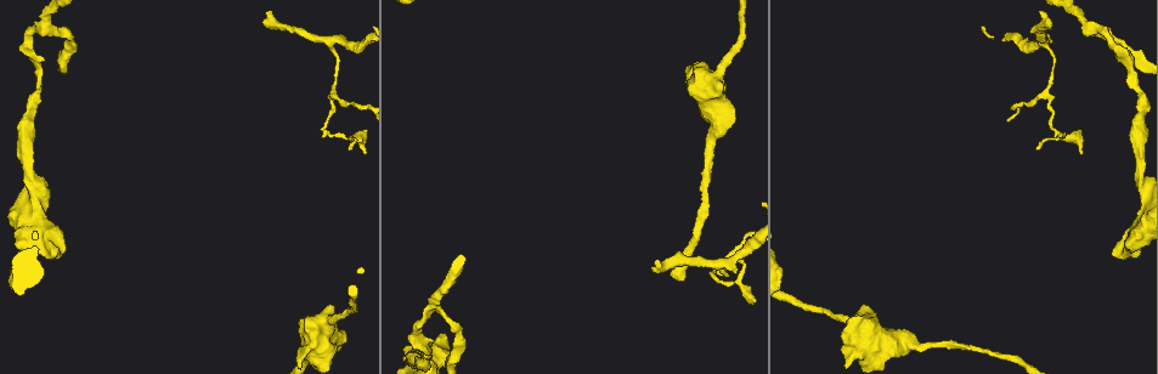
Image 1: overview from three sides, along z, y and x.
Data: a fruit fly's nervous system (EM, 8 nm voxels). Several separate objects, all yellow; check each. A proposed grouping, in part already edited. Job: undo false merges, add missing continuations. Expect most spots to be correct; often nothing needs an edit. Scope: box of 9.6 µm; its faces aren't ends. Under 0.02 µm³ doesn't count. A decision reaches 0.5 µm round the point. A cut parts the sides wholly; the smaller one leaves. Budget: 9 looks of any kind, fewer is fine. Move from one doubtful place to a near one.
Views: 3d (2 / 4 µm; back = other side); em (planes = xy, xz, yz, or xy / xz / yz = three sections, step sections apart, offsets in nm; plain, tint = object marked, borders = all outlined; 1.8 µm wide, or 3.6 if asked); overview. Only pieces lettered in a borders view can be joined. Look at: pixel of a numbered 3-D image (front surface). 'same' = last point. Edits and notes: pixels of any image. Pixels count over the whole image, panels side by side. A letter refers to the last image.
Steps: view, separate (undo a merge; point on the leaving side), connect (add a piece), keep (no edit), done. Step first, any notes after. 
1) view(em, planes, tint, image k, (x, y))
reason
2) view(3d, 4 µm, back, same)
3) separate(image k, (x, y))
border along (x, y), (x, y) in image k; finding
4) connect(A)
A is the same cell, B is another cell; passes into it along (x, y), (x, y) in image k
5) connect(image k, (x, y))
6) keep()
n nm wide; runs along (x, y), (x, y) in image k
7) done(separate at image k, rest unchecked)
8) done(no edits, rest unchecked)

view(em, yz, step 8, tint, image 1, (31, 179))
sudden change in width

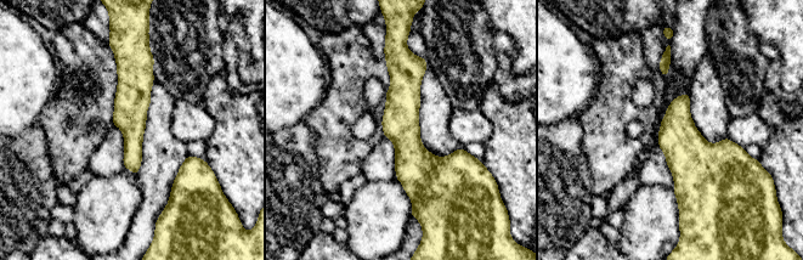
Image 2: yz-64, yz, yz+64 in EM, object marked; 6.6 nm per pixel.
view(em, planes, borders, same)

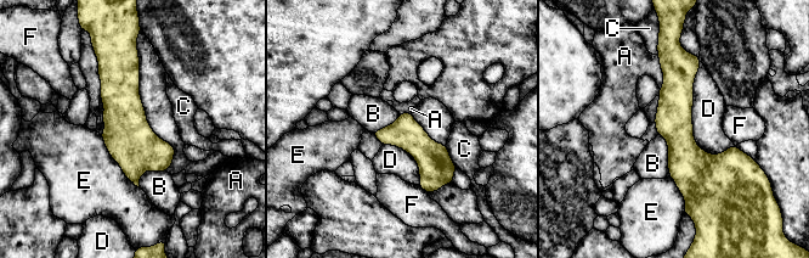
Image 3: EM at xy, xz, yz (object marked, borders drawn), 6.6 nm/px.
keep()
A, B, C, D, E and F are other cells; border along (657, 134), (667, 144), (669, 175) in image 3; one neuron here

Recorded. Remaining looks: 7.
view(em, 3.6 µm, xz, step 8, borders, image 1, (1087, 34))
abrupt turn

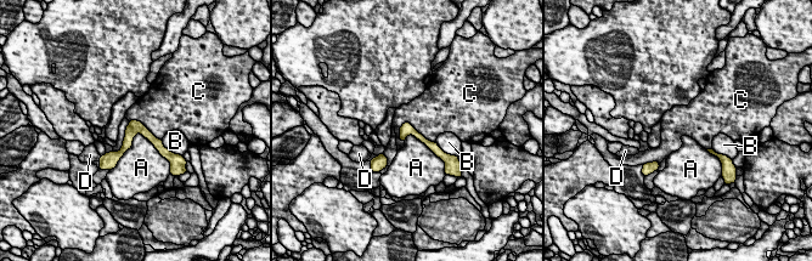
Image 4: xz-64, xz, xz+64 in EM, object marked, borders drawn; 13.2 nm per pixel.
keep()
A, B, C and D are other cells; runs along (162, 148), (135, 131), (116, 157) in image 4; continuous, no second neuron

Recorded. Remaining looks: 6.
view(em, planes, borders, image 1, (1035, 147))
branch stops here

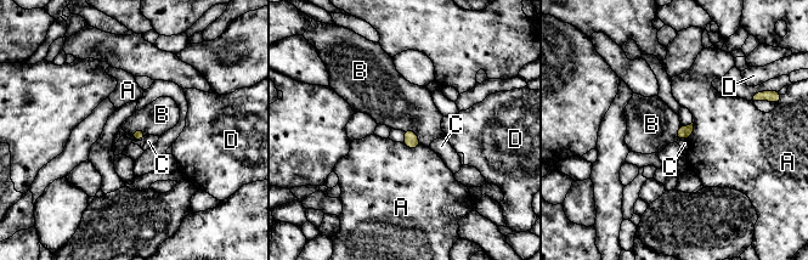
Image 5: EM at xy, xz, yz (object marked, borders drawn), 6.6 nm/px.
keep()
A, B, C and D are other cells; none of them fits

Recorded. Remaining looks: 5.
view(em, planes, borders, image 1, (719, 263))
thin neck

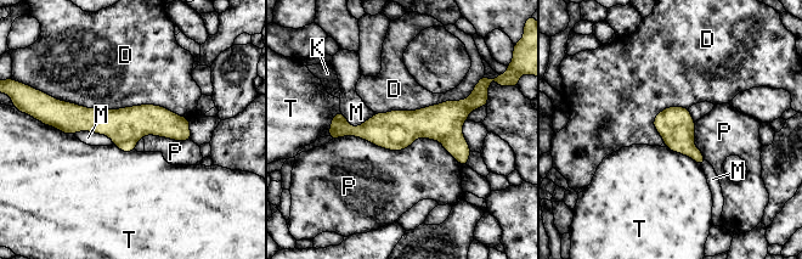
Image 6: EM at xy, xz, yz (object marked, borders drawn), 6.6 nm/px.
keep()
240 nm wide; D, K, M, P and T are other cells; runs along (470, 103), (442, 123), (332, 133) in image 6; continuous, no second neuron

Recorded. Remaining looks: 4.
done(no edits, rest unchecked)

